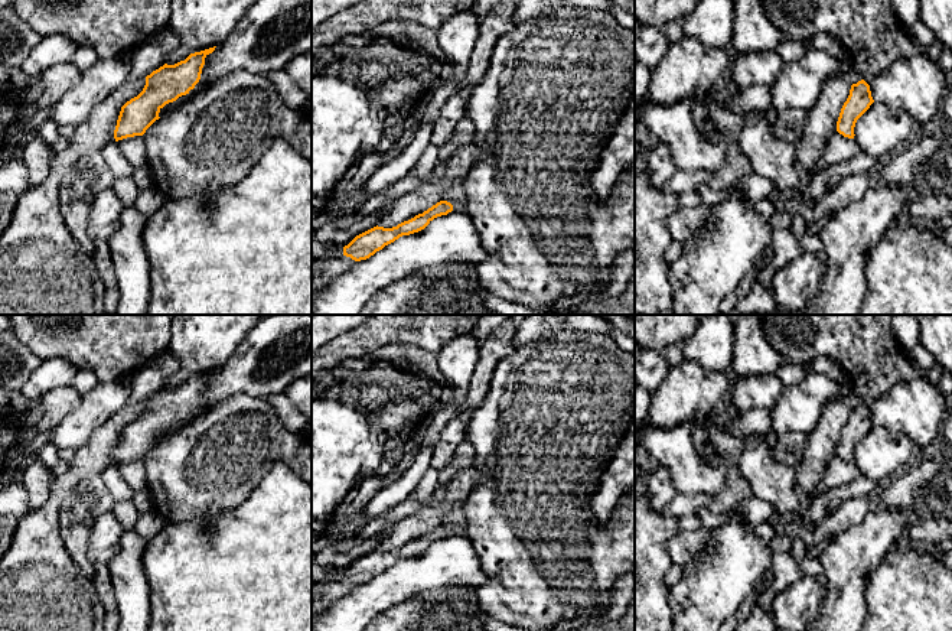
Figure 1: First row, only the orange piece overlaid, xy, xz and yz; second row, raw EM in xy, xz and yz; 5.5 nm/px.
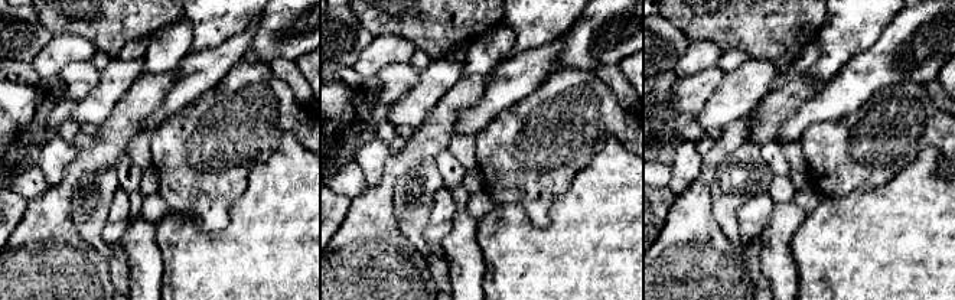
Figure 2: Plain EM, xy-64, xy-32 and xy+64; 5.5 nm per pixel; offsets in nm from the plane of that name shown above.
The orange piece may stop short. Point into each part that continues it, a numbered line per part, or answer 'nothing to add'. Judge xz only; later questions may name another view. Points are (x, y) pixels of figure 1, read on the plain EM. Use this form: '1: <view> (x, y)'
1: xz (323, 594)

